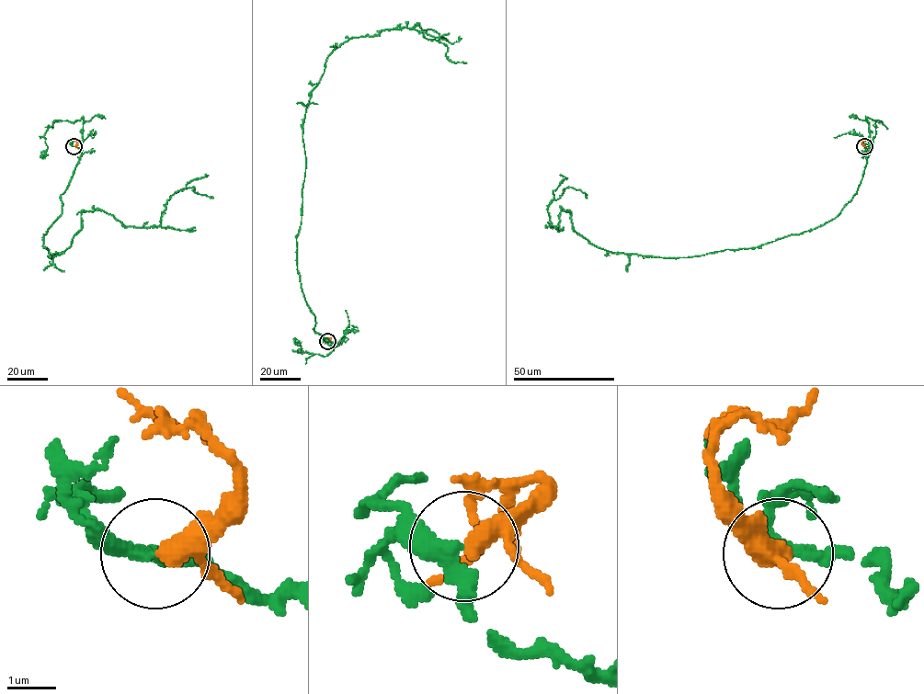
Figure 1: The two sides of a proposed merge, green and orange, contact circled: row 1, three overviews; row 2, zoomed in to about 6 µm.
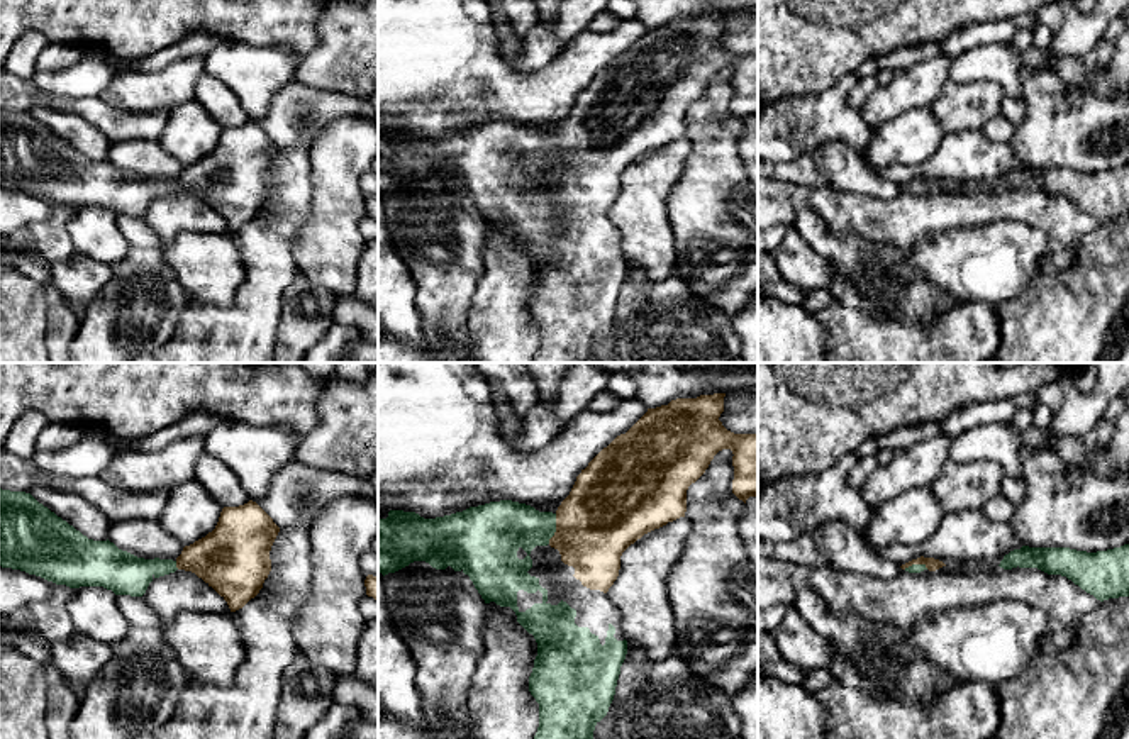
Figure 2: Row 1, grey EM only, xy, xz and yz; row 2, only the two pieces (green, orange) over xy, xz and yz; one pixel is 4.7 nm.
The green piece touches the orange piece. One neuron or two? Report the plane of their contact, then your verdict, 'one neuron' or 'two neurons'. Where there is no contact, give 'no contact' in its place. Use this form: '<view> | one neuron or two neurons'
xz | one neuron

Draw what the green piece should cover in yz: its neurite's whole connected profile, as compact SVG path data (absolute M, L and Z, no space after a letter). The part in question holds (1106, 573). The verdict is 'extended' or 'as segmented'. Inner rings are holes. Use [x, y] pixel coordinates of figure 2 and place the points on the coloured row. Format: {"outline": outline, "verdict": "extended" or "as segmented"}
{"outline": "M1129 544L1097 553L1022 546L1005 554L998 566L1037 568L1048 575L1066 576L1100 602L1129 597Z", "verdict": "as segmented"}

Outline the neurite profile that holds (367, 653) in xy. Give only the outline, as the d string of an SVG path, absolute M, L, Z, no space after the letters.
M378 620L366 622L358 641L354 676L378 690Z

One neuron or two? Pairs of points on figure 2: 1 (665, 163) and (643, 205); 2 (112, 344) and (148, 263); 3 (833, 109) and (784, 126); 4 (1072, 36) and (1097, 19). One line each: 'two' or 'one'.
1: one
2: one
3: one
4: one

